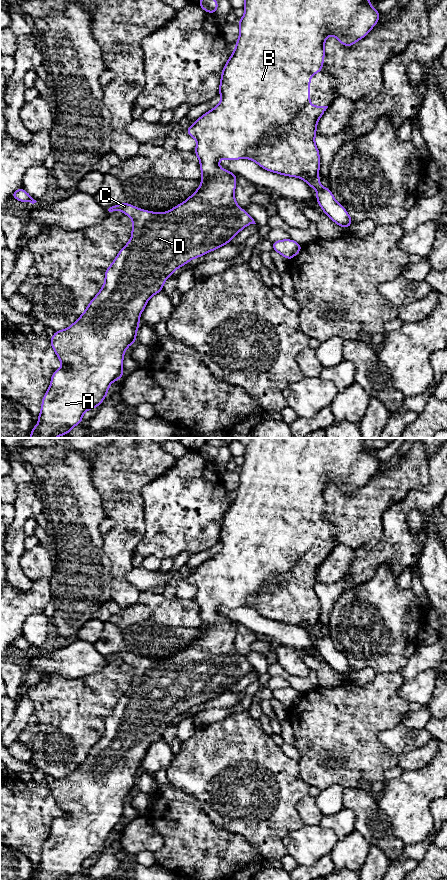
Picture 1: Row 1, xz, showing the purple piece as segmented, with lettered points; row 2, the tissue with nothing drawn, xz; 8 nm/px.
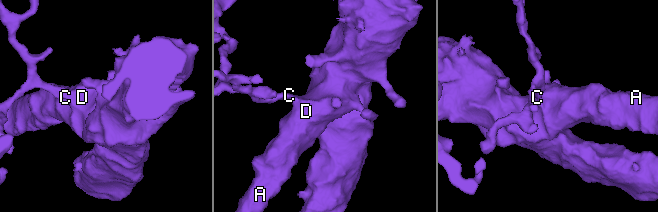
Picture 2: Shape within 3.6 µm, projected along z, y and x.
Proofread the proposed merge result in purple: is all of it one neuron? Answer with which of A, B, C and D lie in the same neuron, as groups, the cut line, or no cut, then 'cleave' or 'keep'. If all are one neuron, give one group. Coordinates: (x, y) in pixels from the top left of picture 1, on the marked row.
A B C D; no cut; keep

